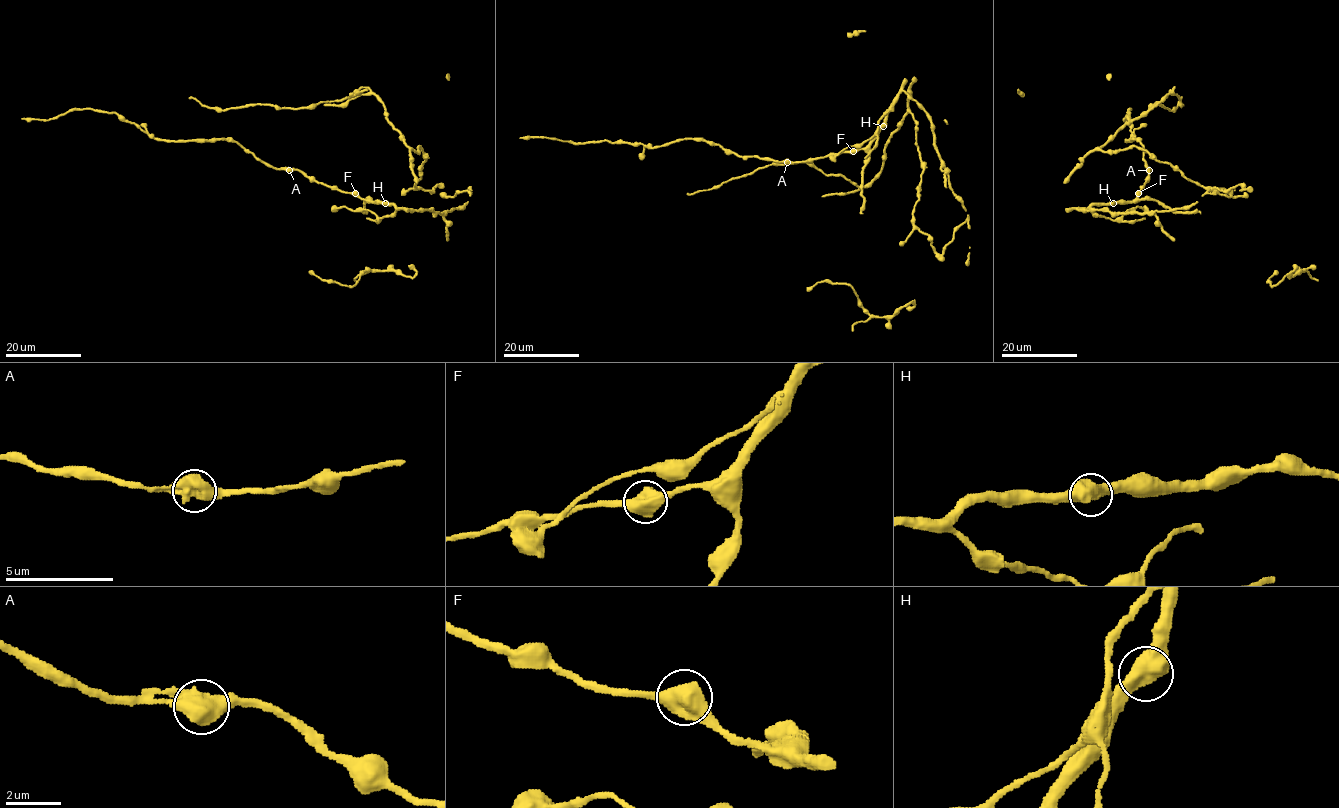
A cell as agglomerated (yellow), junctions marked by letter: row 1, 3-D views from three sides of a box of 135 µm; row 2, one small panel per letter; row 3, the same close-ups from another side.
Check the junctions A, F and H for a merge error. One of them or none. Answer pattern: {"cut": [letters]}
{"cut": []}

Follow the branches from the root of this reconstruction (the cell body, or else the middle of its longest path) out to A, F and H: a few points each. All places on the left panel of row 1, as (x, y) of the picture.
A: (458, 209), (435, 213), (370, 202), (311, 181), (299, 170), (289, 169)
F: (458, 209), (443, 213), (407, 210), (394, 204), (370, 202), (355, 193)
H: (458, 209), (435, 213), (385, 203)

